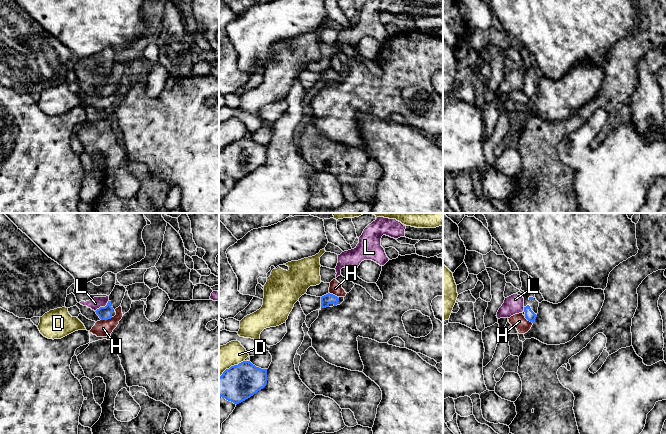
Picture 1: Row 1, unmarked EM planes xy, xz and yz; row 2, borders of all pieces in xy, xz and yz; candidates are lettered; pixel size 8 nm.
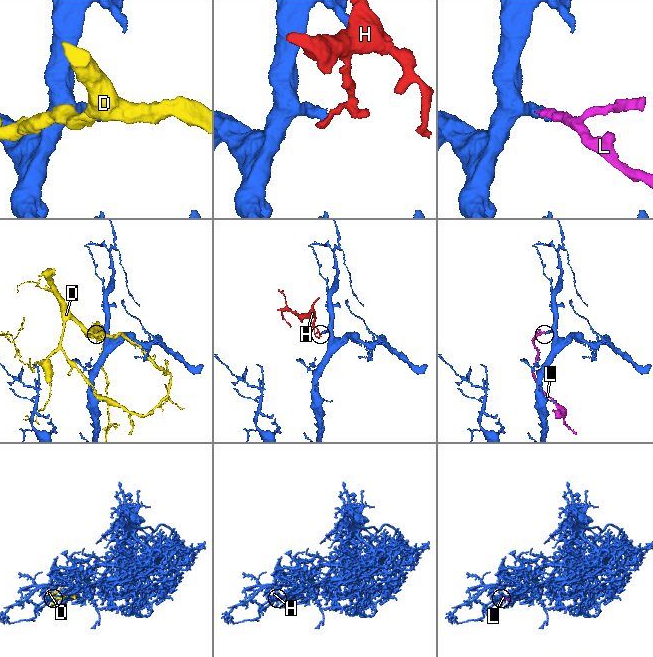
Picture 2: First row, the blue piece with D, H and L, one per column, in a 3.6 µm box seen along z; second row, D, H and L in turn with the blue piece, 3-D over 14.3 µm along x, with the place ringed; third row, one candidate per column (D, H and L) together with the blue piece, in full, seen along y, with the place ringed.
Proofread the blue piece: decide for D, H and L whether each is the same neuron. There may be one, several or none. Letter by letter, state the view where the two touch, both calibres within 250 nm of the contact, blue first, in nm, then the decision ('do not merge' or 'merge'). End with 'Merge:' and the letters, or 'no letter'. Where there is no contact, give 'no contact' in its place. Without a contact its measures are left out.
D: meets blue in xz; 280 nm thick on the blue side, 200 nm on the other; do not merge
H: meets blue in xy; 110 nm thick on the blue side, 140 nm on the other; do not merge
L: meets blue in xy; 110 nm thick on the blue side, 100 nm on the other; merge
Merge: L

